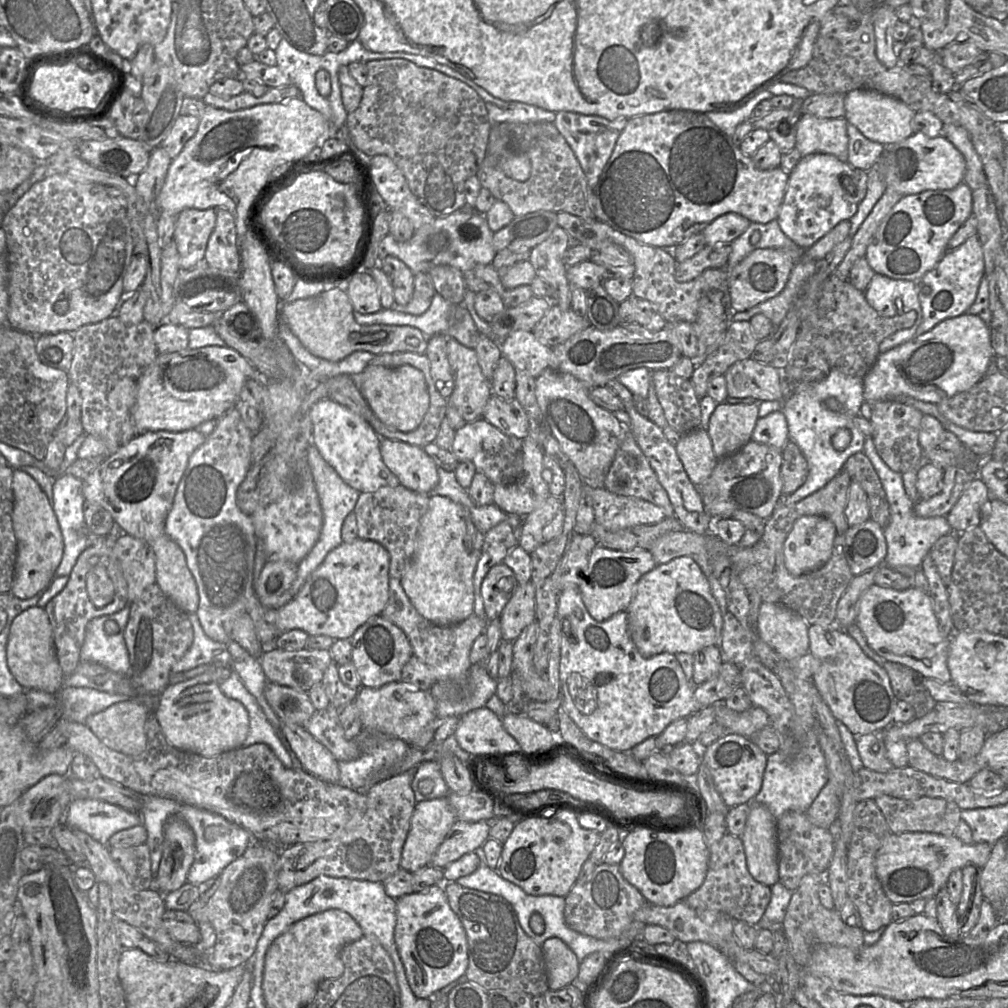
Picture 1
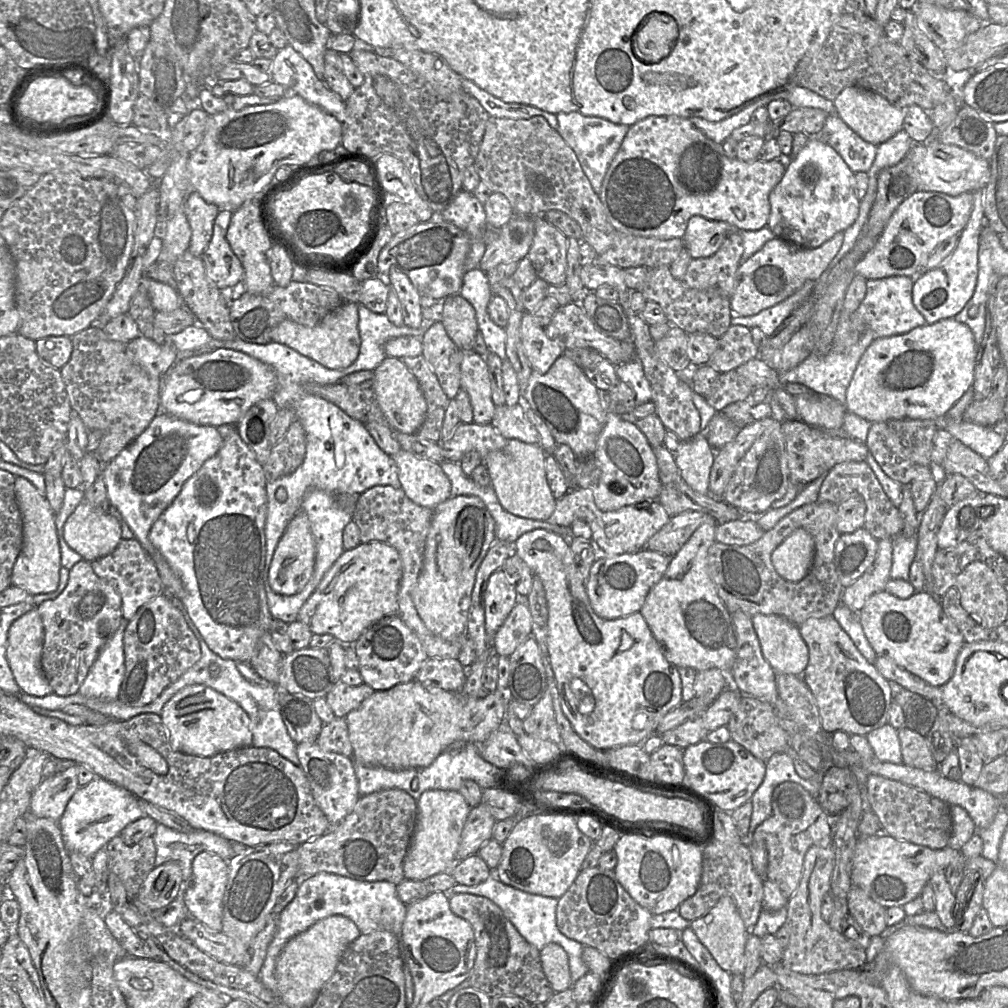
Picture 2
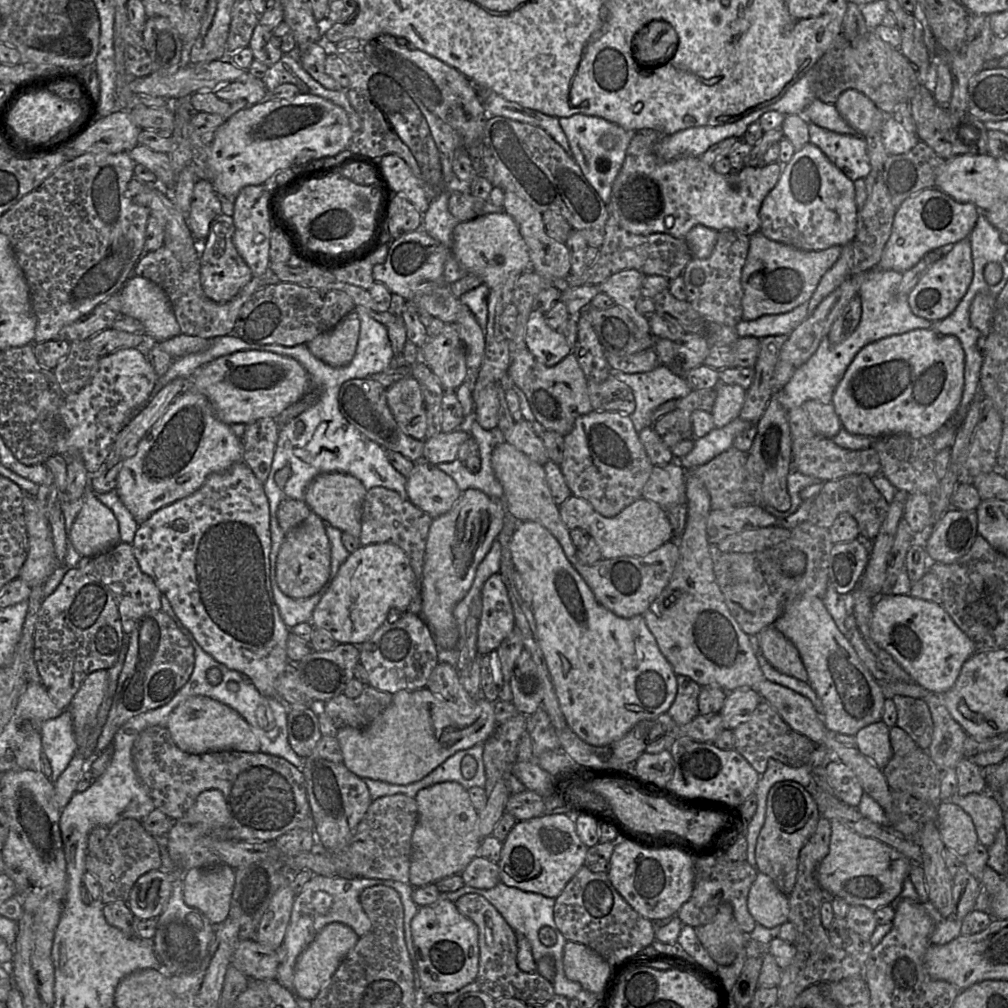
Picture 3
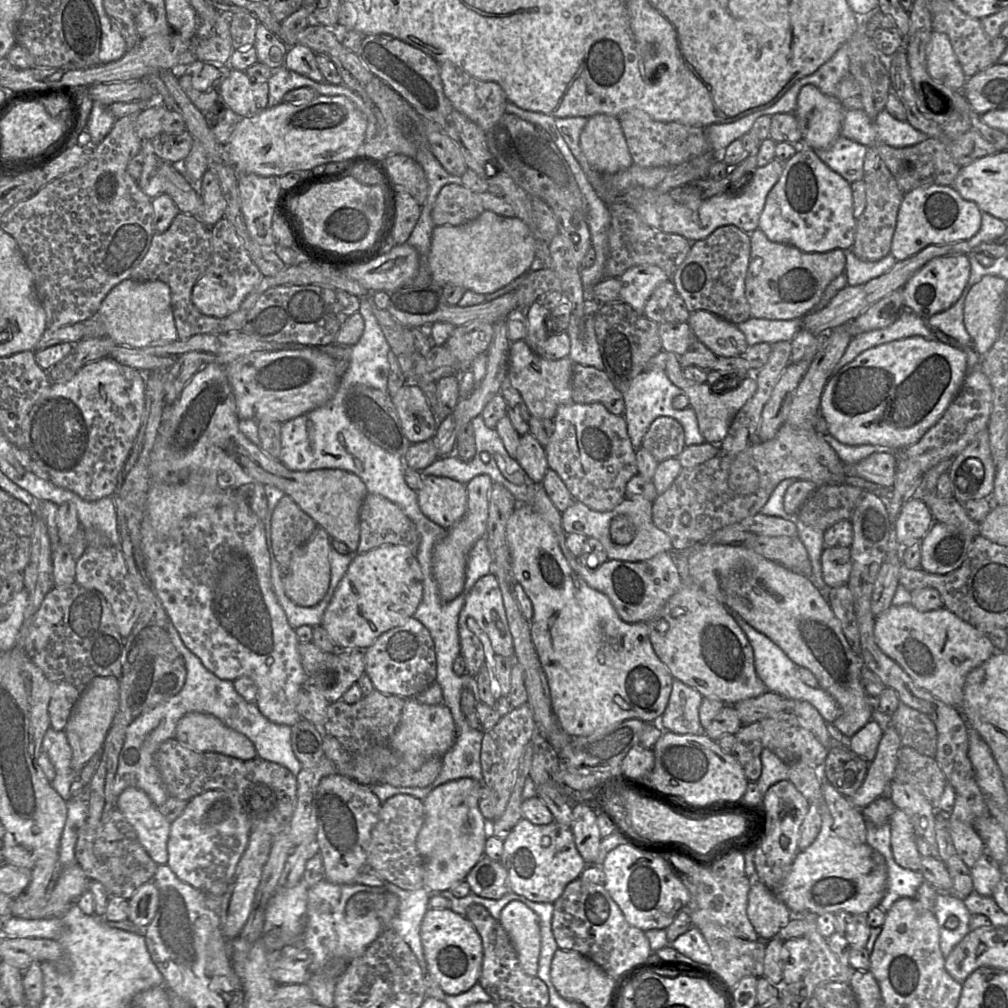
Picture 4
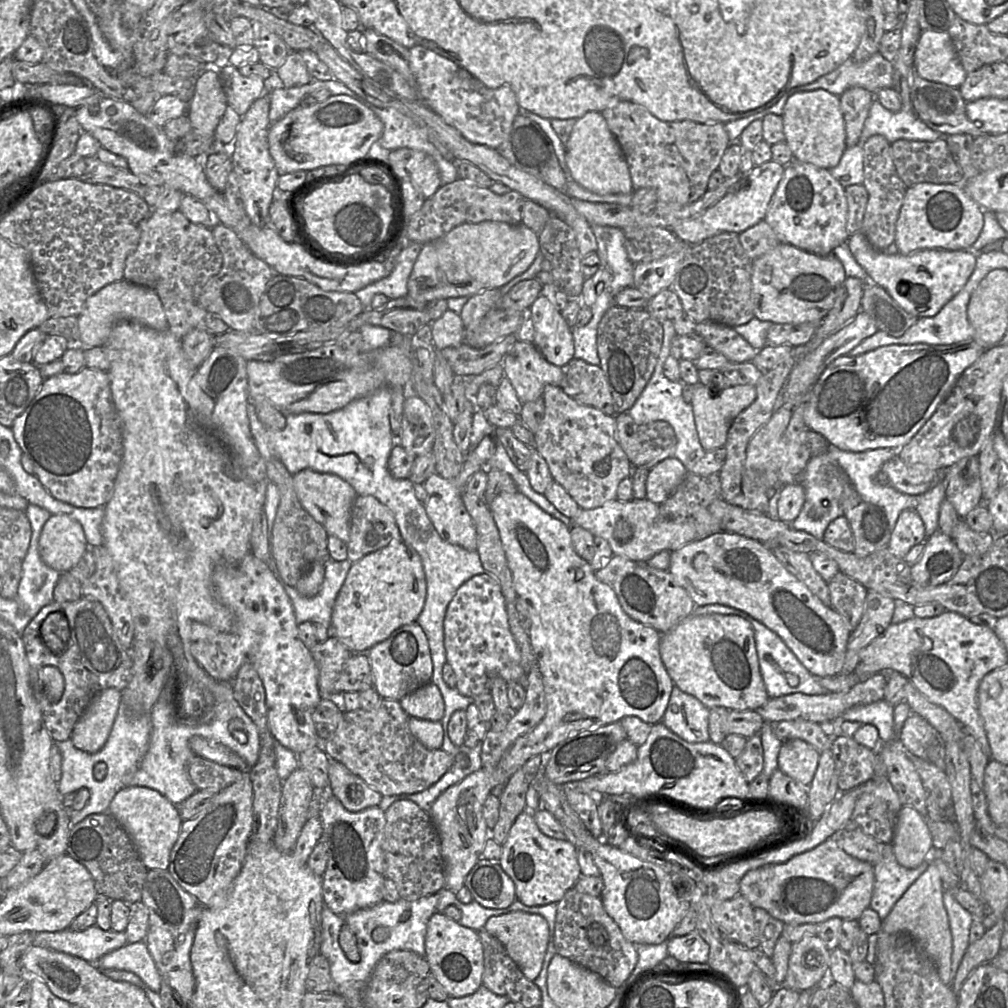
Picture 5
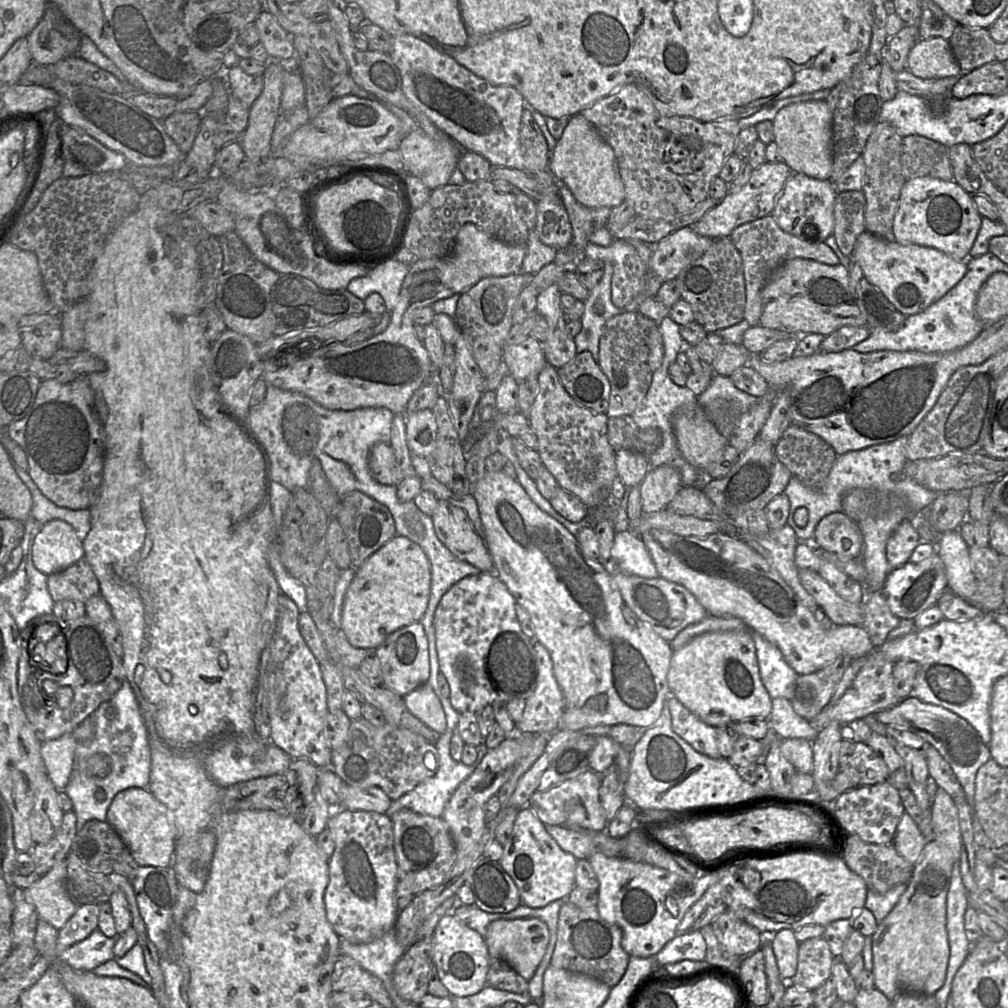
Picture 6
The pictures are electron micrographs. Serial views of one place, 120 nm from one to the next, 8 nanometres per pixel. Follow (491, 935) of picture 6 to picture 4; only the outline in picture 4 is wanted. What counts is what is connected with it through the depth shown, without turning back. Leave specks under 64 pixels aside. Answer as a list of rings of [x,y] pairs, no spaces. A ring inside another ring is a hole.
[[[520,901],[507,904],[499,919],[516,950],[522,970],[537,976],[541,948],[539,917]]]

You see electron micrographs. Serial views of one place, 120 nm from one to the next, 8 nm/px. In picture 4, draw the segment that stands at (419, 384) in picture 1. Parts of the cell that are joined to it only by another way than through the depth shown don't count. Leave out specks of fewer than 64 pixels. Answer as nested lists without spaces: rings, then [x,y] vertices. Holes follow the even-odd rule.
[[[407,381],[391,400],[402,430],[411,444],[432,439],[437,431],[438,421],[419,386]]]

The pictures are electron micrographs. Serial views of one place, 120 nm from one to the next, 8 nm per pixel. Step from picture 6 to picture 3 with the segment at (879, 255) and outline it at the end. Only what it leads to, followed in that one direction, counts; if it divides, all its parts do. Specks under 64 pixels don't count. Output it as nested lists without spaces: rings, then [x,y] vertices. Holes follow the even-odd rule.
[[[966,237],[948,248],[948,252],[941,256],[921,277],[908,295],[908,302],[912,312],[931,322],[942,320],[949,316],[965,296],[973,279],[972,249],[969,237]]]

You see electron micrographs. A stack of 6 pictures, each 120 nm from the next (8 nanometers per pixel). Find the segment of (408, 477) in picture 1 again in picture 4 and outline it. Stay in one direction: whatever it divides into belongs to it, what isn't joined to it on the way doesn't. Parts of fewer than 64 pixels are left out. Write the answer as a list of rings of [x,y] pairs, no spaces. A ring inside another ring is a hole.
[[[433,475],[422,476],[421,488],[416,493],[422,513],[445,530],[454,526],[466,512],[466,485],[454,479]]]

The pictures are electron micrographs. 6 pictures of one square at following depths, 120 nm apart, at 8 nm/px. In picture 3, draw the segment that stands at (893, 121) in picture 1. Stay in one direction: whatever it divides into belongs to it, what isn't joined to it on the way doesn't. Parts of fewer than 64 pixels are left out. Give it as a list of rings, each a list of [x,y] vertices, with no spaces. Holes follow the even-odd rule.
[[[855,89],[843,91],[834,104],[843,119],[857,134],[868,135],[882,130],[887,116],[874,102]]]

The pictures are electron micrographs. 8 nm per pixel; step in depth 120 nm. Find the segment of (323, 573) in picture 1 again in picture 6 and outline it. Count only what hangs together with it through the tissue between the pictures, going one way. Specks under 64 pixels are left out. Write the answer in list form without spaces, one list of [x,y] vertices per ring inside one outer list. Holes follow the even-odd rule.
[[[395,535],[355,570],[342,605],[341,630],[356,648],[374,651],[394,631],[422,619],[430,597],[430,562],[423,549],[405,536]]]

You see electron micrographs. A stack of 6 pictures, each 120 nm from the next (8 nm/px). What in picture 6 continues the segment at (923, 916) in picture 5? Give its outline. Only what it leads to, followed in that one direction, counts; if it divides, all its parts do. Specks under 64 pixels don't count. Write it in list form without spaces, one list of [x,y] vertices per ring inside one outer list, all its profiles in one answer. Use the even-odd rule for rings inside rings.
[[[936,839],[927,840],[907,889],[891,912],[878,924],[872,935],[874,984],[890,1001],[900,993],[933,995],[945,982],[949,960],[946,930],[947,894],[952,876],[953,862],[949,850],[940,847]]]

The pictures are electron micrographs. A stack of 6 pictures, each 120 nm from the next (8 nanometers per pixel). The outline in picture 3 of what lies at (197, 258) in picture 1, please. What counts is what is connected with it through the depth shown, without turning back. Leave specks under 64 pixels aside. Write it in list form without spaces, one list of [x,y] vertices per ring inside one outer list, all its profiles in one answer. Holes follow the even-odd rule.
[[[197,180],[186,215],[187,225],[197,242],[207,238],[212,221],[222,213],[222,199],[210,181]]]

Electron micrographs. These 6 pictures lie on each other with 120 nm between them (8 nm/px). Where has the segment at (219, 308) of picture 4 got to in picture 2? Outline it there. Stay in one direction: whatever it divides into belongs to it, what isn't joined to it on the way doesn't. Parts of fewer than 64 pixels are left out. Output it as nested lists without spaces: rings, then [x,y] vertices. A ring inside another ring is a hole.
[[[220,210],[213,225],[212,238],[202,254],[207,277],[221,291],[242,285],[244,269],[226,238],[233,211]]]

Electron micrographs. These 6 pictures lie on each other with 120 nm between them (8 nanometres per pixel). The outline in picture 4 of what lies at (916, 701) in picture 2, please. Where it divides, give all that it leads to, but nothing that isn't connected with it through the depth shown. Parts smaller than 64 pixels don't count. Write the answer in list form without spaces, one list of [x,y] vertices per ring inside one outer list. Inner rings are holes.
[[[902,702],[892,716],[892,724],[900,735],[903,746],[935,758],[938,733],[932,719]]]

